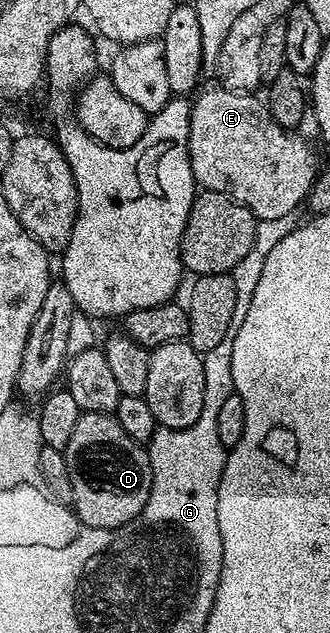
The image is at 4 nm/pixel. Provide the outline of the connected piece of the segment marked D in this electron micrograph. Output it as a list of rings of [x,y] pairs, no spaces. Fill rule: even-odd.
[[[82,413],[71,443],[63,451],[71,475],[74,513],[87,527],[118,529],[143,511],[151,495],[153,472],[149,451],[119,427],[116,416],[108,413]]]

